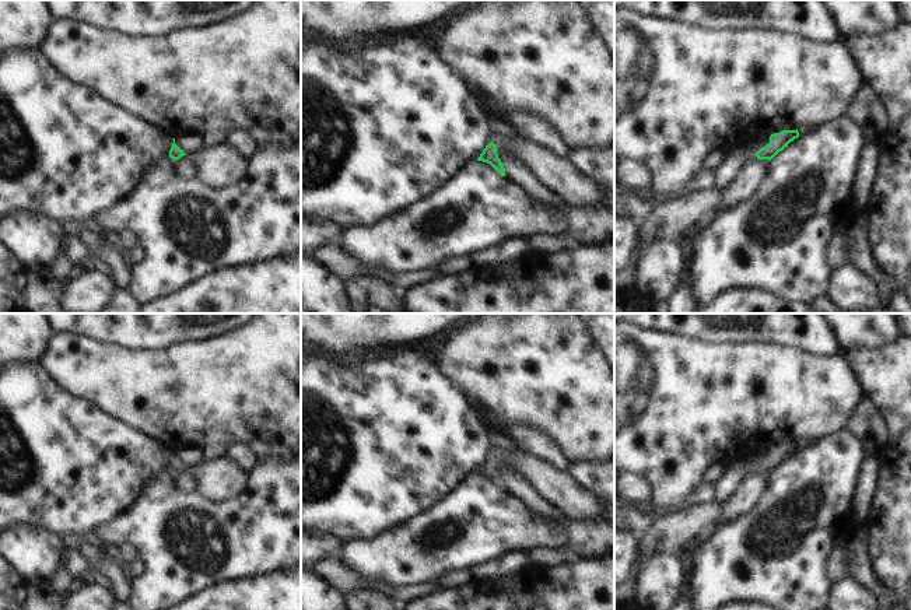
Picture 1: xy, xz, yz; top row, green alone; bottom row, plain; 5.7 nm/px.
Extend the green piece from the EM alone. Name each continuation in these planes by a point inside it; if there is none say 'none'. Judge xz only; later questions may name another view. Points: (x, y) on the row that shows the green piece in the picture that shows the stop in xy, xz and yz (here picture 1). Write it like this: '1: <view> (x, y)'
1: xz (557, 175)

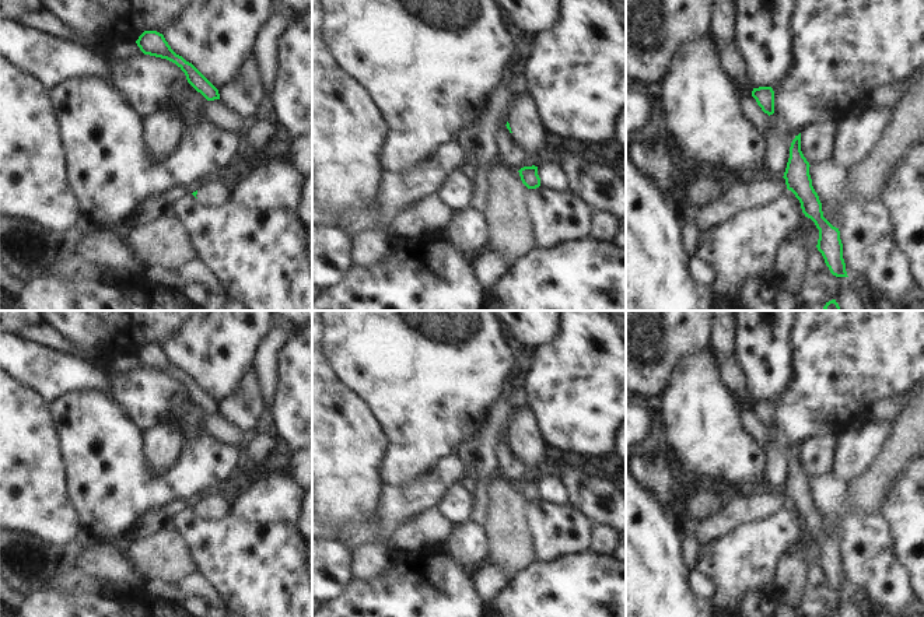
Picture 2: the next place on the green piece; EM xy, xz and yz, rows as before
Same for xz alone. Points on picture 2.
1: xz (527, 125)

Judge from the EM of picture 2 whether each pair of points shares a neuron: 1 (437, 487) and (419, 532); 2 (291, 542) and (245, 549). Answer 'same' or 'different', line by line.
1: different
2: same

